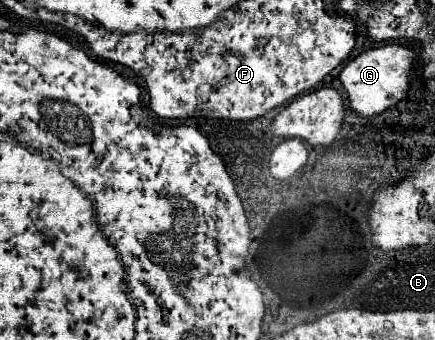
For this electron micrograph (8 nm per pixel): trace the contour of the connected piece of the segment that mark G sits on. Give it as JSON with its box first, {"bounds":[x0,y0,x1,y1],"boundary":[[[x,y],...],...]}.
{"bounds":[339,43,415,117],"boundary":[[[389,43],[377,49],[369,49],[349,61],[341,73],[339,81],[347,93],[349,109],[361,117],[373,117],[395,105],[409,91],[409,75],[415,63],[415,53],[409,47],[401,47],[397,43]]]}

